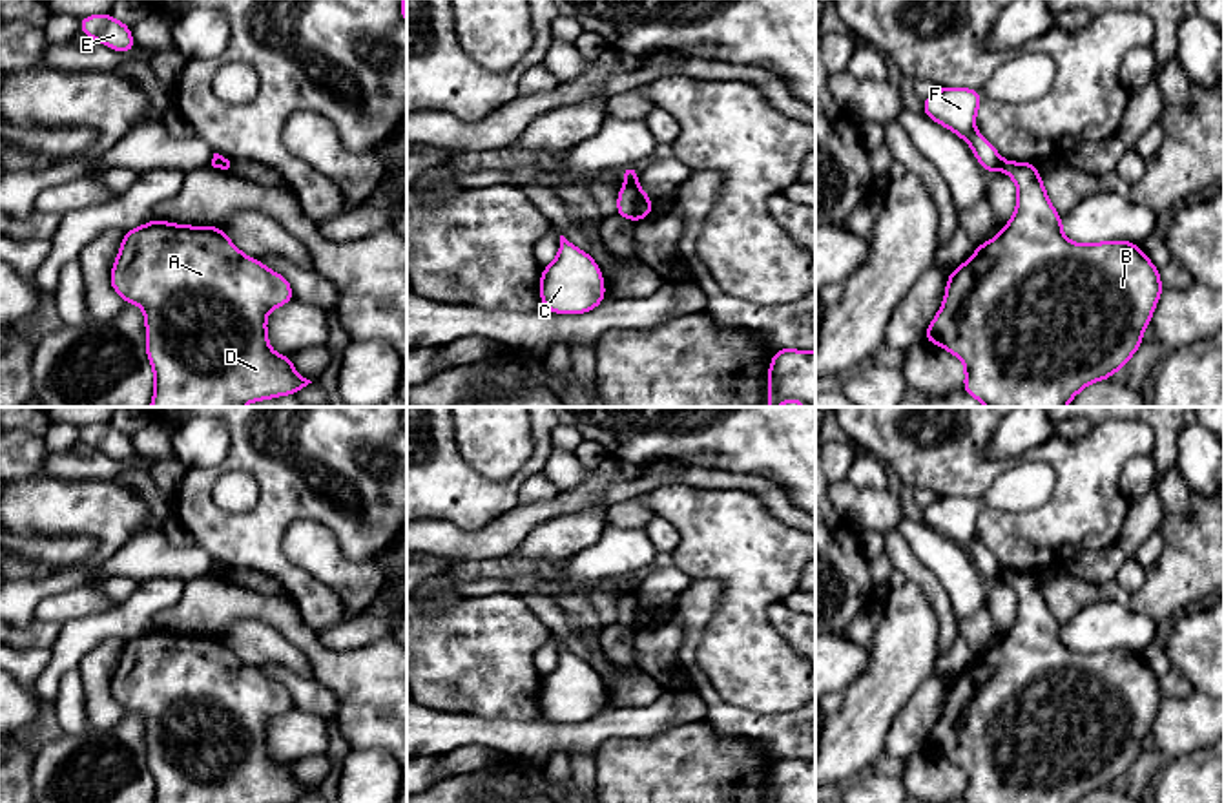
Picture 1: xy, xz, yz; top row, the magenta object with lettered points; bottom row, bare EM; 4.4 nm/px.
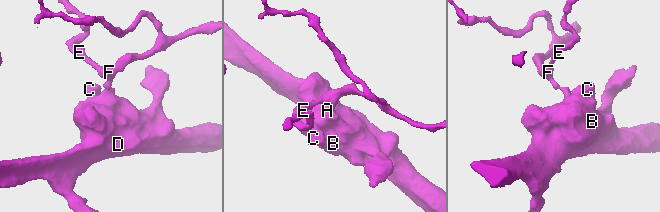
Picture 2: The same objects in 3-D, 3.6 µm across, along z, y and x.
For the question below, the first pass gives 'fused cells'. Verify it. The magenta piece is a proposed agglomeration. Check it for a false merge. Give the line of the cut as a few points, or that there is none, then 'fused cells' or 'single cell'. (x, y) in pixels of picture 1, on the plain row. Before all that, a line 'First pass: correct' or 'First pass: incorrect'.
First pass: correct
cut yz (1004, 570), (998, 577); fused cells

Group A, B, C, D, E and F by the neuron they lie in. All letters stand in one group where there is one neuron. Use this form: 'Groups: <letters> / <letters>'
Groups: A B C D / E F

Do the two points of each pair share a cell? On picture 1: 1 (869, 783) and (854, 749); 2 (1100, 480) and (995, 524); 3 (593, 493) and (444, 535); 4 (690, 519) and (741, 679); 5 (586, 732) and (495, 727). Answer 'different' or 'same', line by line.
1: different
2: same
3: same
4: same
5: same

